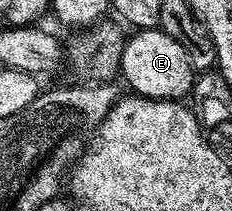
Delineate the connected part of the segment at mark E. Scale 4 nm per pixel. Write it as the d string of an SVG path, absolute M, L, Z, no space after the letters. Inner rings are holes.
M142 29L132 34L134 37L124 42L121 50L121 63L119 66L120 76L125 76L125 81L130 85L132 92L138 97L153 97L157 101L181 101L188 98L193 92L195 70L189 52L178 41L171 39L164 29Z

